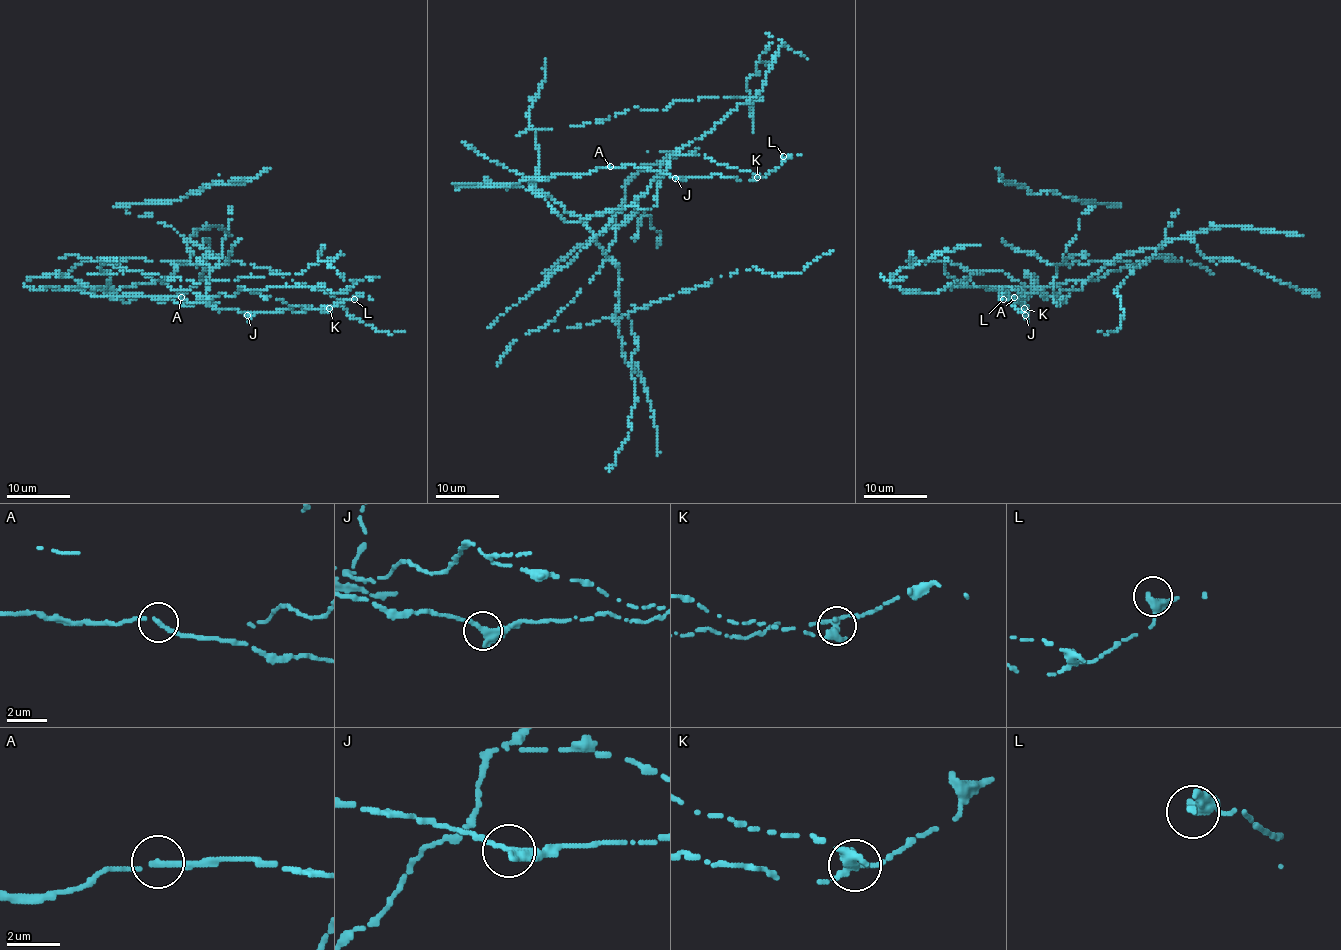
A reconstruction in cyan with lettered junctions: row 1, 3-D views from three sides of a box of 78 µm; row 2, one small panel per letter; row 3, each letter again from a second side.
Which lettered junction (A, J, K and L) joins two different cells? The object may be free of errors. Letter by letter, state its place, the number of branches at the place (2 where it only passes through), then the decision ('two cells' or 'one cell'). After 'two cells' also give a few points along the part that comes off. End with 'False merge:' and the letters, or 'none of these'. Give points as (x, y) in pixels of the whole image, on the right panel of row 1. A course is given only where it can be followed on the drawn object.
A: place (1014, 297); branches 2; one cell
J: place (1025, 315); branches 2; one cell
K: place (1024, 308); branches 2; two cells; course (1024, 308), (1000, 289), (1053, 297), (1080, 289), (1118, 255), (1165, 241), (1115, 291), (1120, 327), (1097, 331)
L: place (1003, 299); branches 2; one cell
False merge: K

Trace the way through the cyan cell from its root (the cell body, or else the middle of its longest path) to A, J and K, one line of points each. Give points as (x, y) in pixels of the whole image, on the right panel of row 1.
A: (1009, 287), (1048, 299), (1085, 283), (1067, 281), (1041, 291), (1032, 286), (1027, 297), (1014, 297)
J: (1009, 287), (1048, 299), (1085, 283), (1032, 286), (1027, 297), (1014, 295), (1025, 315)
K: (1009, 287), (1000, 289), (1003, 299), (1019, 311), (1024, 308)

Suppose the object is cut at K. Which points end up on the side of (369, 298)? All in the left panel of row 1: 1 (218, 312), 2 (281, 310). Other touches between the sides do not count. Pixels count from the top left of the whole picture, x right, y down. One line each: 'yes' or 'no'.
1: yes
2: yes

